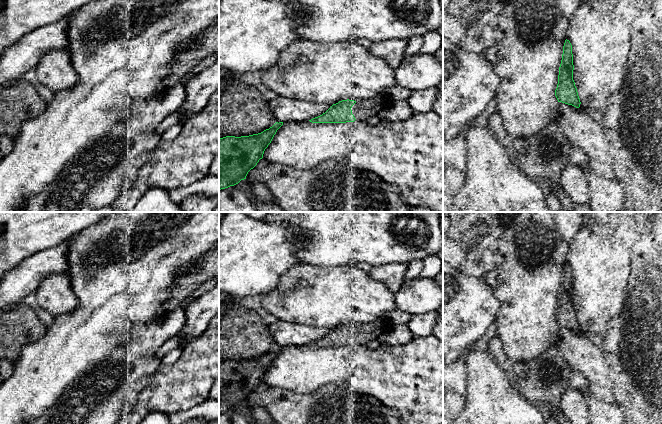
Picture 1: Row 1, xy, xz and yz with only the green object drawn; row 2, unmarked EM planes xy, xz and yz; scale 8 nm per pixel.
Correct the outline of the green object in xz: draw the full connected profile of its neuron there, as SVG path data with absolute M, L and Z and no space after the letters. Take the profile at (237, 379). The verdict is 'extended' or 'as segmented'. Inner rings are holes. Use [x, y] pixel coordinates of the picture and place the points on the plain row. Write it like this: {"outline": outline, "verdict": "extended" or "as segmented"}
{"outline": "M276 346L272 351L258 358L219 362L219 414L234 410L246 403L248 396L263 382L265 373L282 349L283 346Z", "verdict": "as segmented"}

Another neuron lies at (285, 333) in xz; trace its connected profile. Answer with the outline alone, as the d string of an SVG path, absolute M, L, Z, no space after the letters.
M277 319L269 325L276 346L306 346L325 337L332 329L311 327Z

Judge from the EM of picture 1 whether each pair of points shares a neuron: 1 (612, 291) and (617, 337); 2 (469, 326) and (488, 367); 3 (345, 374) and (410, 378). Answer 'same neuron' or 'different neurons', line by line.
1: different neurons
2: different neurons
3: same neuron

